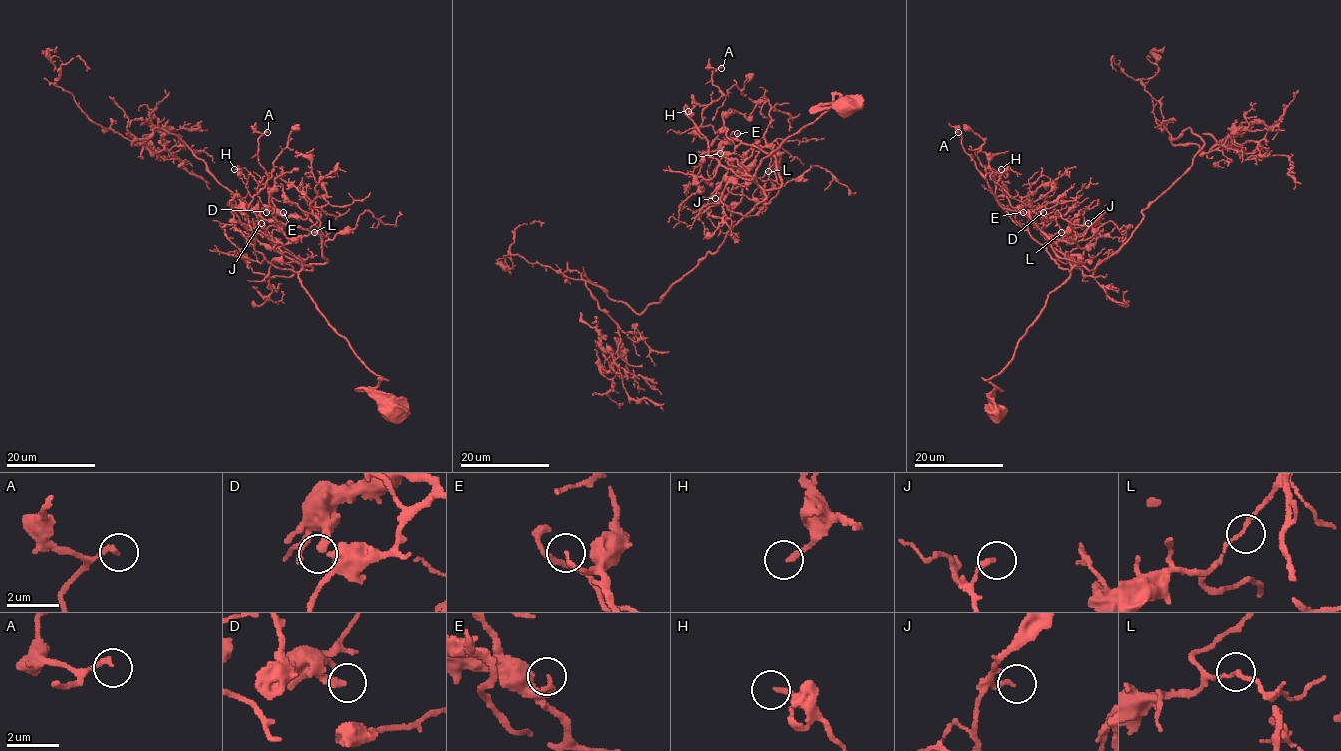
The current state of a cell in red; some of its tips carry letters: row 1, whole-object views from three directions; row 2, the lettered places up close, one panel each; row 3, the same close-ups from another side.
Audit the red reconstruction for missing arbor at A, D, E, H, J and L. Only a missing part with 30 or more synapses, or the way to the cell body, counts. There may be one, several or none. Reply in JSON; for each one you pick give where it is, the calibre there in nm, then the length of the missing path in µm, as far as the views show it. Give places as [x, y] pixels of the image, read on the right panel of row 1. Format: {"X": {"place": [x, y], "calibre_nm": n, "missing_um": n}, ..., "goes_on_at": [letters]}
{"goes_on_at": []}

